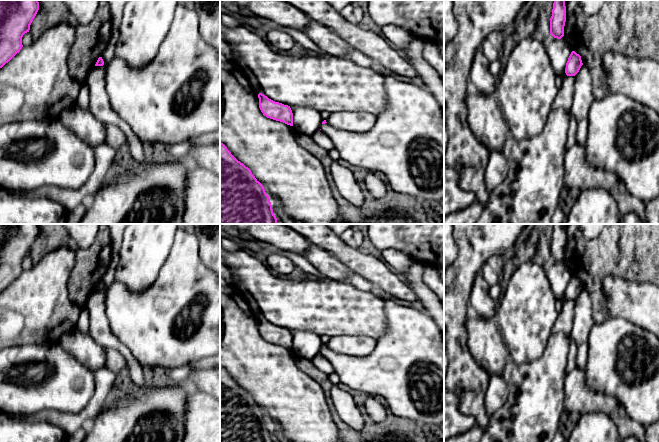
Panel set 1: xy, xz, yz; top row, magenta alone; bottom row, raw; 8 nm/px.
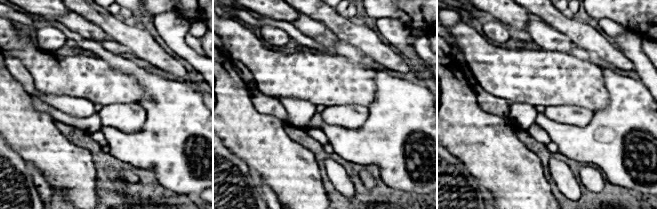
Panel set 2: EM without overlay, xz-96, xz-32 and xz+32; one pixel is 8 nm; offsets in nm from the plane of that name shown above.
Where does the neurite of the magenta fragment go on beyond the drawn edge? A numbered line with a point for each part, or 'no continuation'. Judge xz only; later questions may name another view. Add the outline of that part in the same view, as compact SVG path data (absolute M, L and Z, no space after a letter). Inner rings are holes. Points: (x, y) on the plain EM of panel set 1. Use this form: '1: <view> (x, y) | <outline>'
no continuation

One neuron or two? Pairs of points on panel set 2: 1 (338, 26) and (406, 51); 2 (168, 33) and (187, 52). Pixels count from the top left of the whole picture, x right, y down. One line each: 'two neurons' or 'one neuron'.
1: two neurons
2: one neuron

